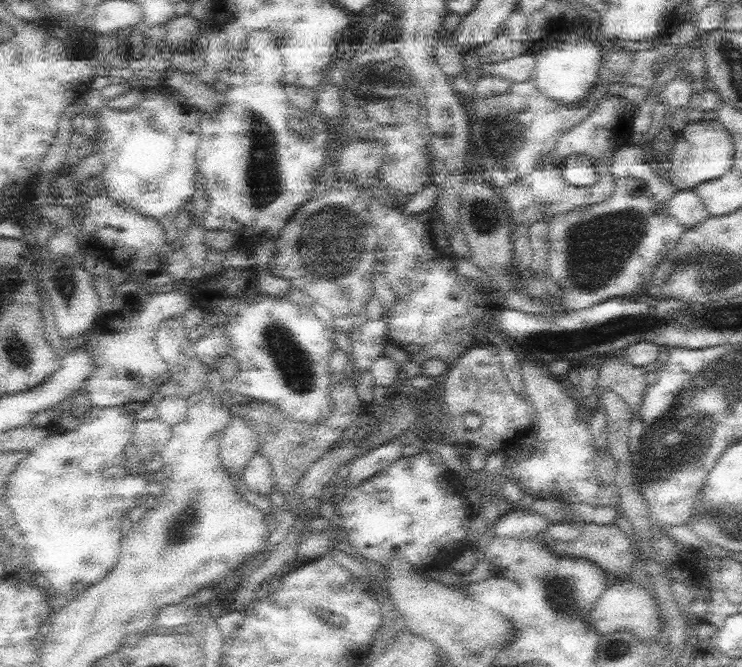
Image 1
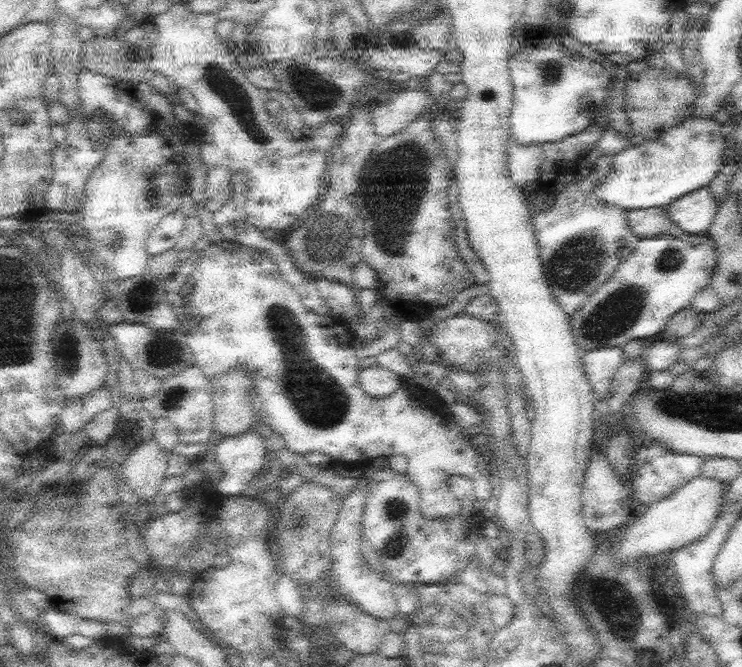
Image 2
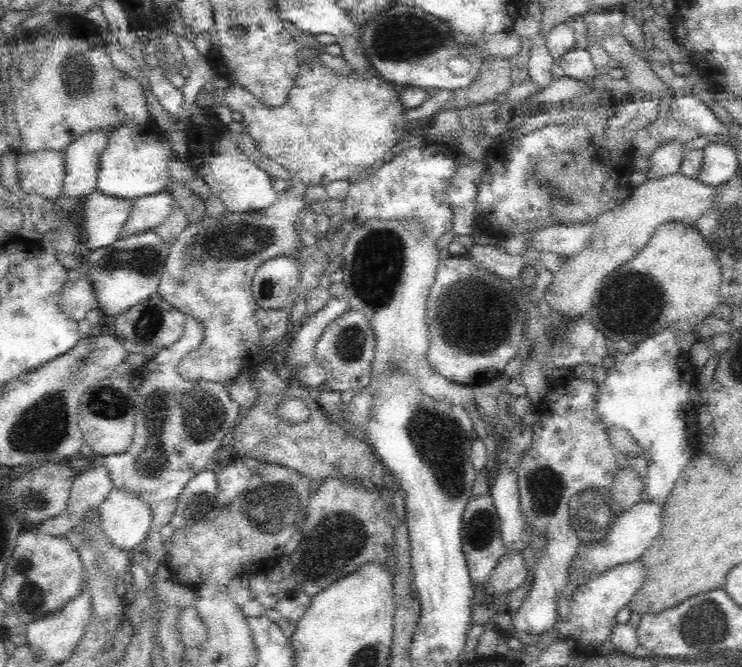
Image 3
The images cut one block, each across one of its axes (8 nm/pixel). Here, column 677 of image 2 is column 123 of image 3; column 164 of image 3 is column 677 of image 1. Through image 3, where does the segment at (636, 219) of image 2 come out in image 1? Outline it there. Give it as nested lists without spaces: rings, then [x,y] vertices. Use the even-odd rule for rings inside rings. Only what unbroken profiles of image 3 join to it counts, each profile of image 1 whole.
[[[694,189],[678,191],[669,200],[667,211],[675,216],[686,230],[696,227],[711,216]]]

